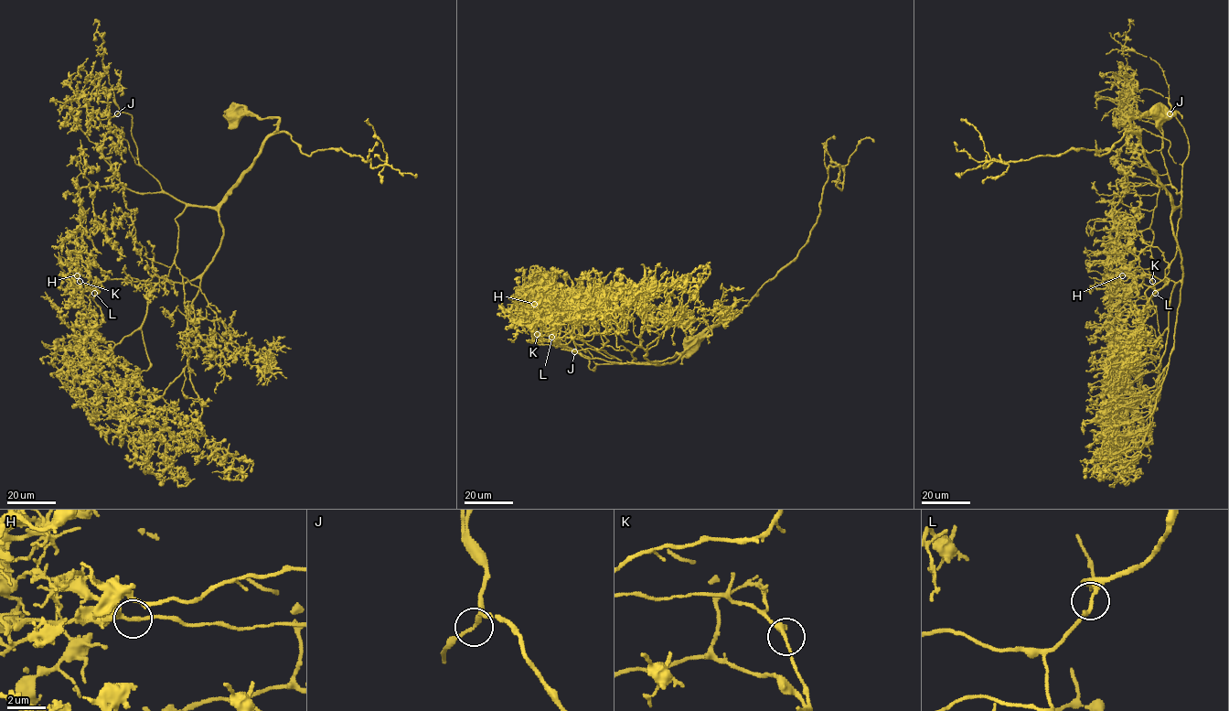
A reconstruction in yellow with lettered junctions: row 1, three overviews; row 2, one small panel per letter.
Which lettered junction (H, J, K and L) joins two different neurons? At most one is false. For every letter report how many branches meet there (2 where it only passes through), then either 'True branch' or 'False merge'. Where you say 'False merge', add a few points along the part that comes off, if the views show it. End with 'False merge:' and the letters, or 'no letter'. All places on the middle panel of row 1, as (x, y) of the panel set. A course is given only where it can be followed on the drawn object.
H: Branches: 2. True branch
J: Branches: 2. True branch
K: Branches: 2. True branch
L: Branches: 2. True branch
False merge: no letter

